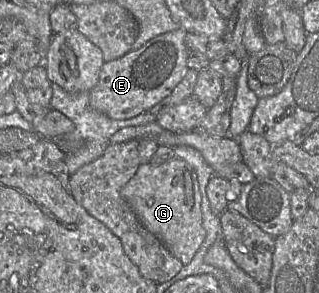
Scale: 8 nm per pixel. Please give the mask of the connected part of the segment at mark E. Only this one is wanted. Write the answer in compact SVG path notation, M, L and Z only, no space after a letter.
M178 28L154 37L141 48L131 50L120 58L104 62L97 84L89 91L91 108L111 119L130 119L167 97L188 70L187 33L185 29Z

